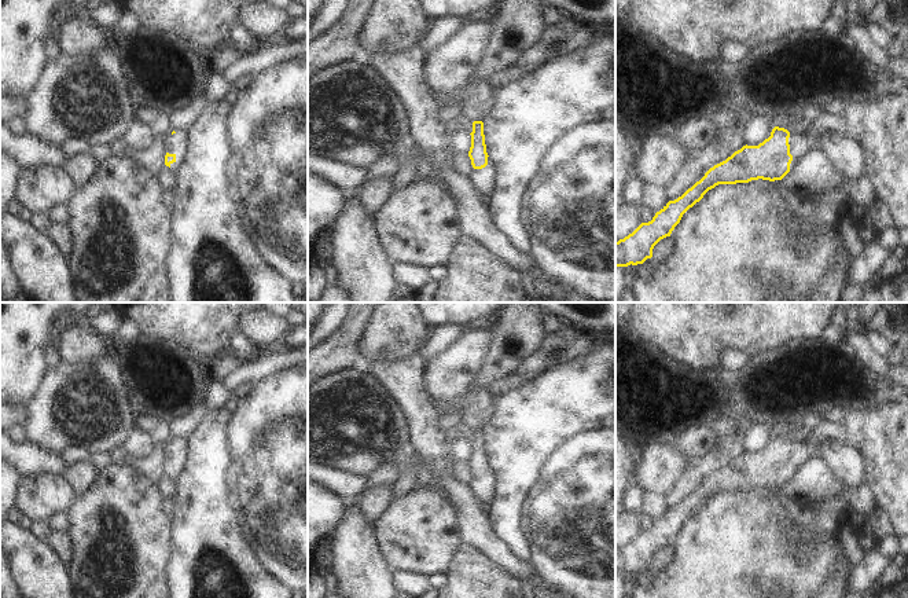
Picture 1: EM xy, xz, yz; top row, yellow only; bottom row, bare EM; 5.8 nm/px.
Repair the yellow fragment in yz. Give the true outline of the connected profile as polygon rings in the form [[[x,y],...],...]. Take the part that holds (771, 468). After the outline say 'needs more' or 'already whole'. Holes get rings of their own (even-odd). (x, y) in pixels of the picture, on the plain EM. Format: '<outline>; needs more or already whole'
[[[775,434],[771,444],[758,454],[743,454],[725,469],[710,476],[681,505],[669,509],[651,529],[642,531],[632,542],[615,550],[615,576],[643,572],[651,566],[654,554],[670,544],[683,522],[709,498],[718,492],[749,491],[758,487],[782,488],[809,456],[809,443],[799,444],[779,434]]]; needs more

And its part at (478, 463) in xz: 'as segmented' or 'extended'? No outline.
extended

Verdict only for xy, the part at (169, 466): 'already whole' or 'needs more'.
needs more

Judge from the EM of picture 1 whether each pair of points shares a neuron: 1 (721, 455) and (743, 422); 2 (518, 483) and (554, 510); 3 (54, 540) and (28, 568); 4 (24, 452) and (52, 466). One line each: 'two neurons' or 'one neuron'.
1: one neuron
2: two neurons
3: two neurons
4: one neuron

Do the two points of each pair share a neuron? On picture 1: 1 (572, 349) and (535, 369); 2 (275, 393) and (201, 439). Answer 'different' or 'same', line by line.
1: same
2: different

